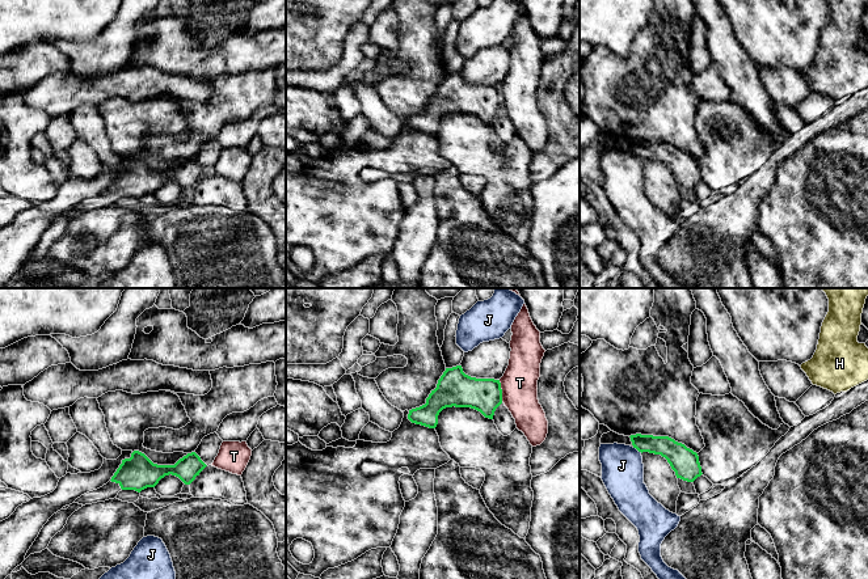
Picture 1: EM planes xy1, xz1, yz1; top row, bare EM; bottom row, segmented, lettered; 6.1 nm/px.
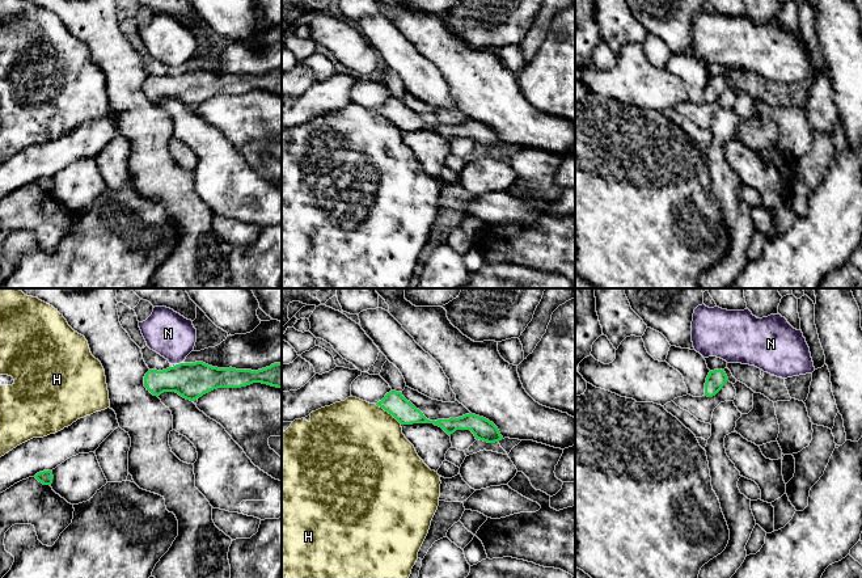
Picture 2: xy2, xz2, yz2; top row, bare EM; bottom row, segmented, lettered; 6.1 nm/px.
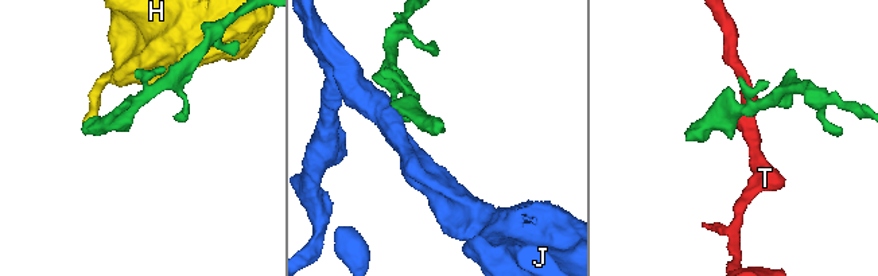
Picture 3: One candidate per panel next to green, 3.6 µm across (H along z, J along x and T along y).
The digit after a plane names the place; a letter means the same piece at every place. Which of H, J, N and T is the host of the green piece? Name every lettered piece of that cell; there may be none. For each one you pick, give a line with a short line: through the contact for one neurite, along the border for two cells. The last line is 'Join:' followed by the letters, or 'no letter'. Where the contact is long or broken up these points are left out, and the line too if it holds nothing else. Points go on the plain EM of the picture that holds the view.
Join: no letter

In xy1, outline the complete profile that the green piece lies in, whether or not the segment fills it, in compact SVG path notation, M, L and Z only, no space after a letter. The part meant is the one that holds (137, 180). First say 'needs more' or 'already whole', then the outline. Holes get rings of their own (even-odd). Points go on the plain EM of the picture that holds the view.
needs more | M134 157L130 165L122 166L106 191L81 202L73 210L85 212L105 208L117 204L122 196L140 199L147 194L155 194L161 185L169 181L178 183L185 191L190 191L206 173L195 159L187 160L174 172L157 172L144 160Z

